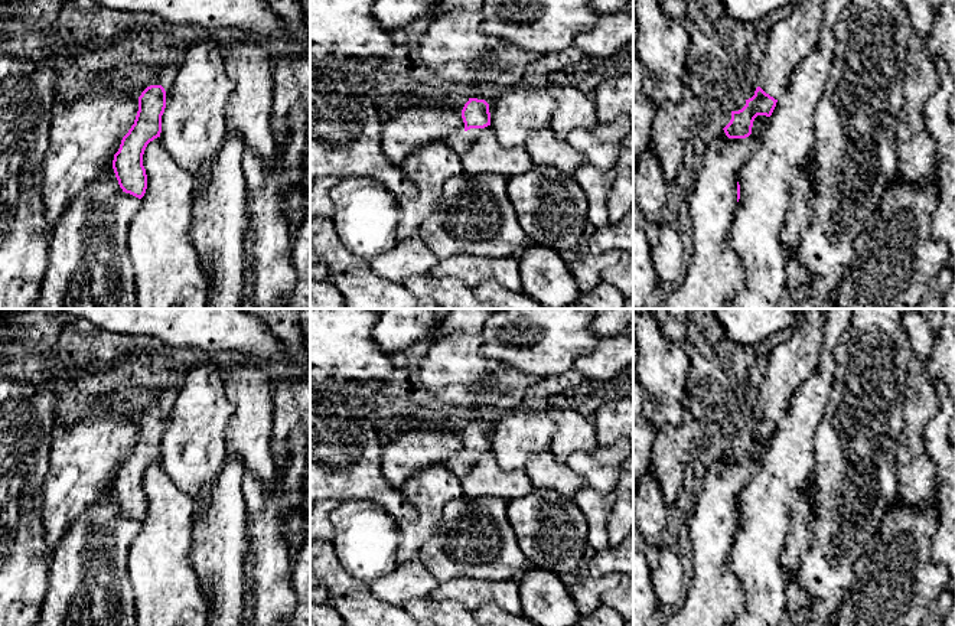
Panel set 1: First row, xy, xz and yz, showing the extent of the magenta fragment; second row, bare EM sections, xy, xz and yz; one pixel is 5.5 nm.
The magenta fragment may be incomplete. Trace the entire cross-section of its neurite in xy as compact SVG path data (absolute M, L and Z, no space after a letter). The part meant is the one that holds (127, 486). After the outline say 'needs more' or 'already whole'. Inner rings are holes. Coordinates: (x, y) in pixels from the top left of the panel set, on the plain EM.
M154 402L138 420L138 434L134 447L123 460L114 477L113 492L123 515L141 522L147 512L147 498L143 477L150 464L160 460L162 438L166 431L167 404Z; needs more

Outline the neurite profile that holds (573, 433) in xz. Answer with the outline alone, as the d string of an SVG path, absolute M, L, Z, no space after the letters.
M545 405L545 411L555 424L551 450L560 462L576 451L591 451L599 447L590 418L568 407Z

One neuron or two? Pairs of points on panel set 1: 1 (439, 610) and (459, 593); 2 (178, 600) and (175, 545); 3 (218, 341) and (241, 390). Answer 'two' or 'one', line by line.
1: two
2: one
3: two

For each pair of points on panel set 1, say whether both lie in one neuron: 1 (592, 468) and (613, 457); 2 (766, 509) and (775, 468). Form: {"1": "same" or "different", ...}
{"1": "same", "2": "same"}

